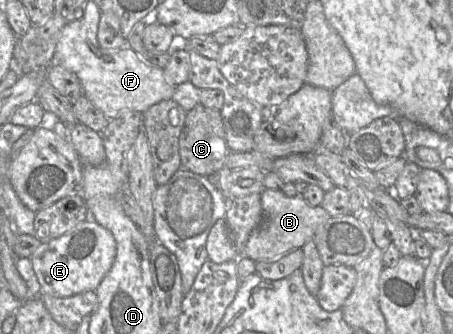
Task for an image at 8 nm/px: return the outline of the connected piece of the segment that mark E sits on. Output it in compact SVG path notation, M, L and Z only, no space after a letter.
M90 218L58 238L41 242L30 260L41 292L70 297L86 291L95 292L111 269L115 257L116 242L112 233Z

